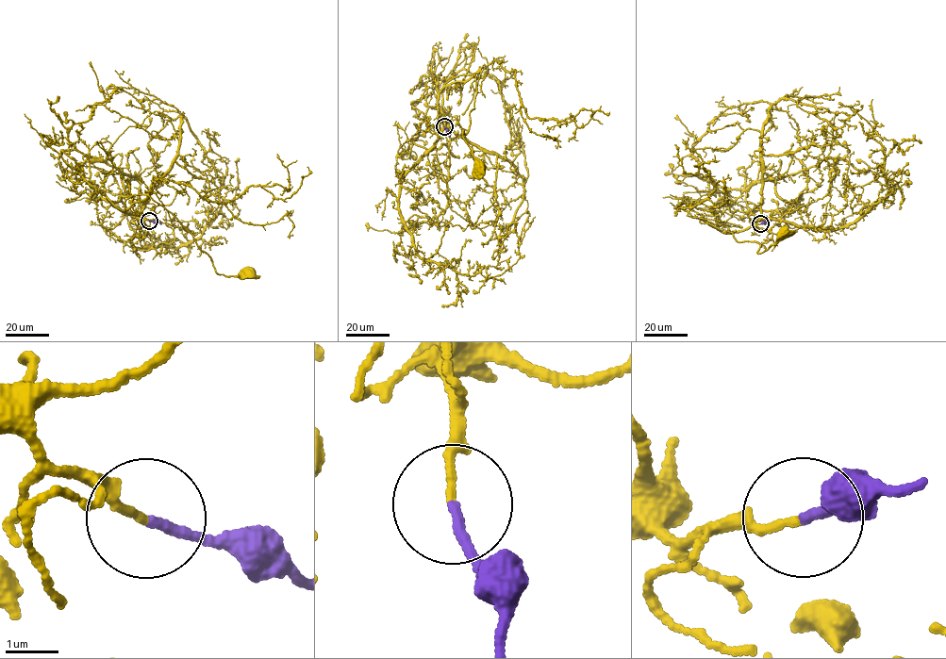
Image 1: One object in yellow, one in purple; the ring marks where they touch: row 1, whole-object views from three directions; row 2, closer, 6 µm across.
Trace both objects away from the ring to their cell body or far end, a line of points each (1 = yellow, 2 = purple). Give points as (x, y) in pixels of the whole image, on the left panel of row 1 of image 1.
1: (149, 221), (124, 210), (147, 194), (190, 232), (199, 248), (211, 258), (216, 272), (238, 276), (248, 271)
2: (149, 221), (161, 224)

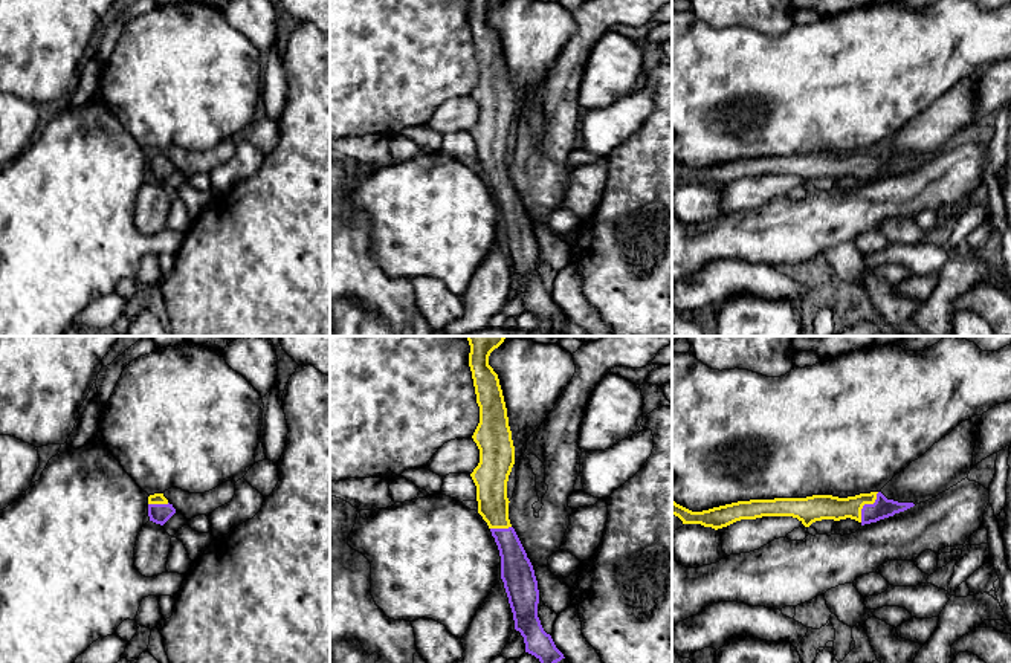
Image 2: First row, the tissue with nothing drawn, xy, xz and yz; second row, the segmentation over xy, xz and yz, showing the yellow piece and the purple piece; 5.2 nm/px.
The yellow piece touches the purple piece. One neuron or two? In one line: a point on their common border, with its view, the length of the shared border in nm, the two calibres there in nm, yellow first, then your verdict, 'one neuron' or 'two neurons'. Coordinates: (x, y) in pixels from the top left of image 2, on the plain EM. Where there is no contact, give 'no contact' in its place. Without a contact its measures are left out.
yz (865, 161) | 190 nm | 140/110 nm | one neuron

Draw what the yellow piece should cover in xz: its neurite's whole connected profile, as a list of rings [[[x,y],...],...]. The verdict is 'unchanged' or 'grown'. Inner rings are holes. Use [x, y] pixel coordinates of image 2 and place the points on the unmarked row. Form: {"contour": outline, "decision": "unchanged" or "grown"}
{"contour": [[[469,0],[480,81],[472,93],[480,121],[470,131],[476,144],[478,171],[487,180],[501,214],[501,237],[521,290],[525,310],[541,319],[538,332],[568,336],[554,322],[564,312],[556,306],[538,275],[539,247],[533,223],[510,182],[507,139],[515,122],[515,104],[498,32],[489,23],[490,11],[502,0]]], "decision": "grown"}

